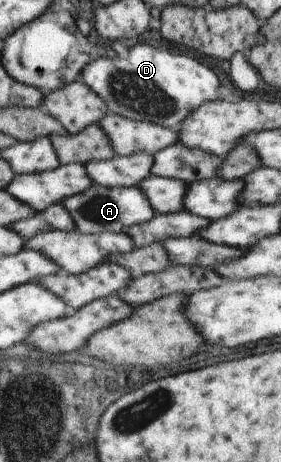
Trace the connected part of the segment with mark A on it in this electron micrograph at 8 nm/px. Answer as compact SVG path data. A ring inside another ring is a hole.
M93 183L91 188L78 195L68 197L62 204L74 219L75 229L87 234L110 232L126 235L132 225L148 223L156 215L139 187L109 188Z

